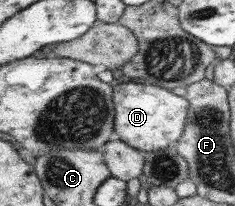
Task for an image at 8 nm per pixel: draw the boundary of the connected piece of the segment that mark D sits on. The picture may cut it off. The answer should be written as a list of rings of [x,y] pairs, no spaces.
[[[134,81],[114,87],[115,133],[119,139],[145,152],[163,150],[177,144],[188,124],[189,99],[173,94],[171,89]]]

